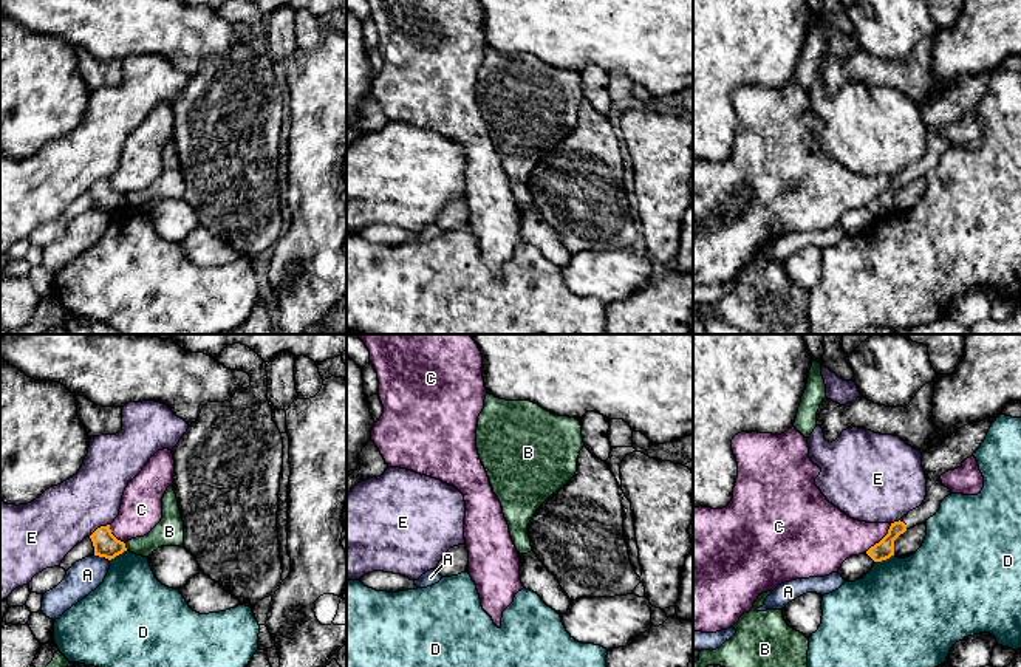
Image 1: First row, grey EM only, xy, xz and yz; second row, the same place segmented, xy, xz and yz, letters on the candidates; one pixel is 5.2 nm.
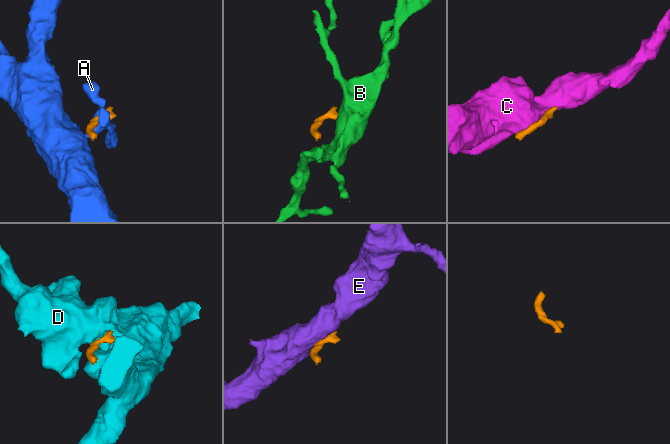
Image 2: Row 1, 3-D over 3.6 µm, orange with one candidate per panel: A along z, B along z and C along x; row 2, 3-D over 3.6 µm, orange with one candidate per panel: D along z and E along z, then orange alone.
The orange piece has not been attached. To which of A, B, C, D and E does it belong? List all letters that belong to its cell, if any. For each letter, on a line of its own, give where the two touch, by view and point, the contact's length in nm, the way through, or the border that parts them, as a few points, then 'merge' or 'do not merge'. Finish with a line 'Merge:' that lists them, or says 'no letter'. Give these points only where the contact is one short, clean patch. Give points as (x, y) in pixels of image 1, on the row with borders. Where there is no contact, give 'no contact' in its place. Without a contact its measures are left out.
A: xy (102, 556) | 90 nm | along xy (95, 554), (104, 556), (109, 560) | do not merge
B: xy (124, 547) | 40 nm | along xy (124, 543), (127, 550) | do not merge
C: yz (882, 539) | 200 nm | do not merge
D: yz (884, 559) | 100 nm | do not merge
E: xy (98, 528) | 130 nm | along xy (109, 523), (96, 528), (88, 536) | do not merge
Merge: no letter

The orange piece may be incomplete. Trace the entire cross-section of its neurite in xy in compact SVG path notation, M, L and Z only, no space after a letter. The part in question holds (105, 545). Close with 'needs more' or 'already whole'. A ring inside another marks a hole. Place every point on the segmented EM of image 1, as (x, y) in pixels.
M110 525L97 528L90 535L93 546L94 546L94 556L105 557L108 560L114 559L116 556L127 551L125 543L118 540L110 529Z; already whole

